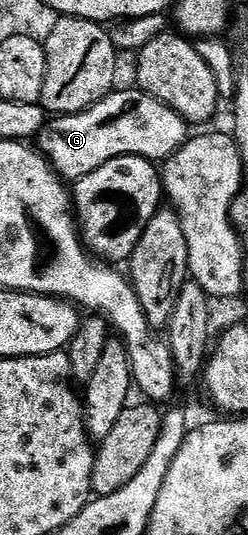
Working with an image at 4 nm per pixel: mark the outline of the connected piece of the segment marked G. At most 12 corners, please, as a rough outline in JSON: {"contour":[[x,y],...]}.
{"contour":[[143,91],[51,119],[39,151],[79,181],[122,155],[162,162],[190,137]]}

